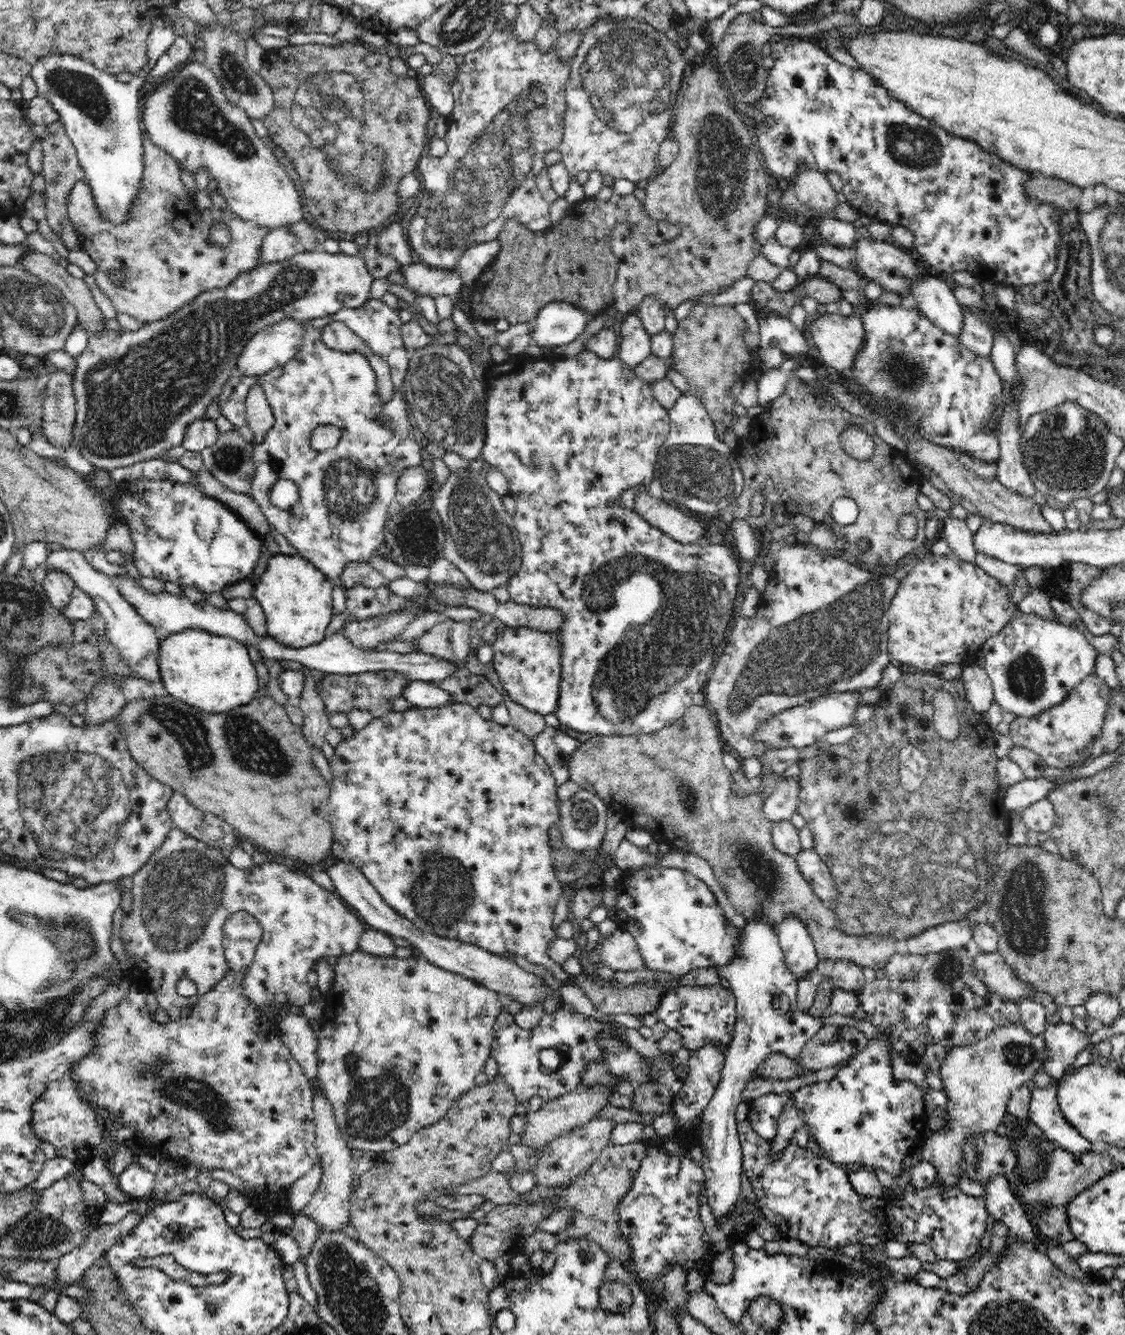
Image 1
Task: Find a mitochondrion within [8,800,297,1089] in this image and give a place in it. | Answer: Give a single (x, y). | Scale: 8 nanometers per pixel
(180, 894)

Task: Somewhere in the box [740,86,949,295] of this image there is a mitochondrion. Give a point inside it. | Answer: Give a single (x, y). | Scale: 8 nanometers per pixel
(908, 145)

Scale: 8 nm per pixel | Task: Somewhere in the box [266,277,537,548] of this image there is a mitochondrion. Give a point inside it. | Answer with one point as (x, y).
(444, 397)

